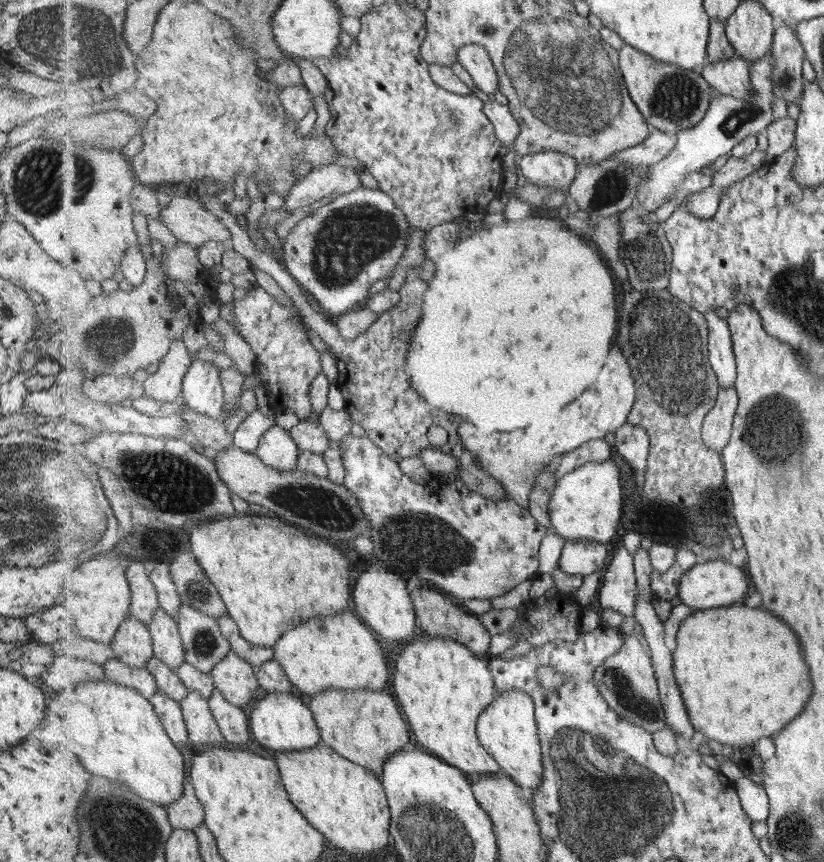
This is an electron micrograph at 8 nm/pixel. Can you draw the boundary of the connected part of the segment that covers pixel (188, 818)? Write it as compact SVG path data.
M175 744L175 746L185 756L187 778L184 782L183 796L167 807L168 814L170 815L171 824L175 829L189 829L194 831L198 826L204 824L206 815L204 806L196 795L193 781L190 778L190 766L192 765L195 753L186 744L185 746Z

